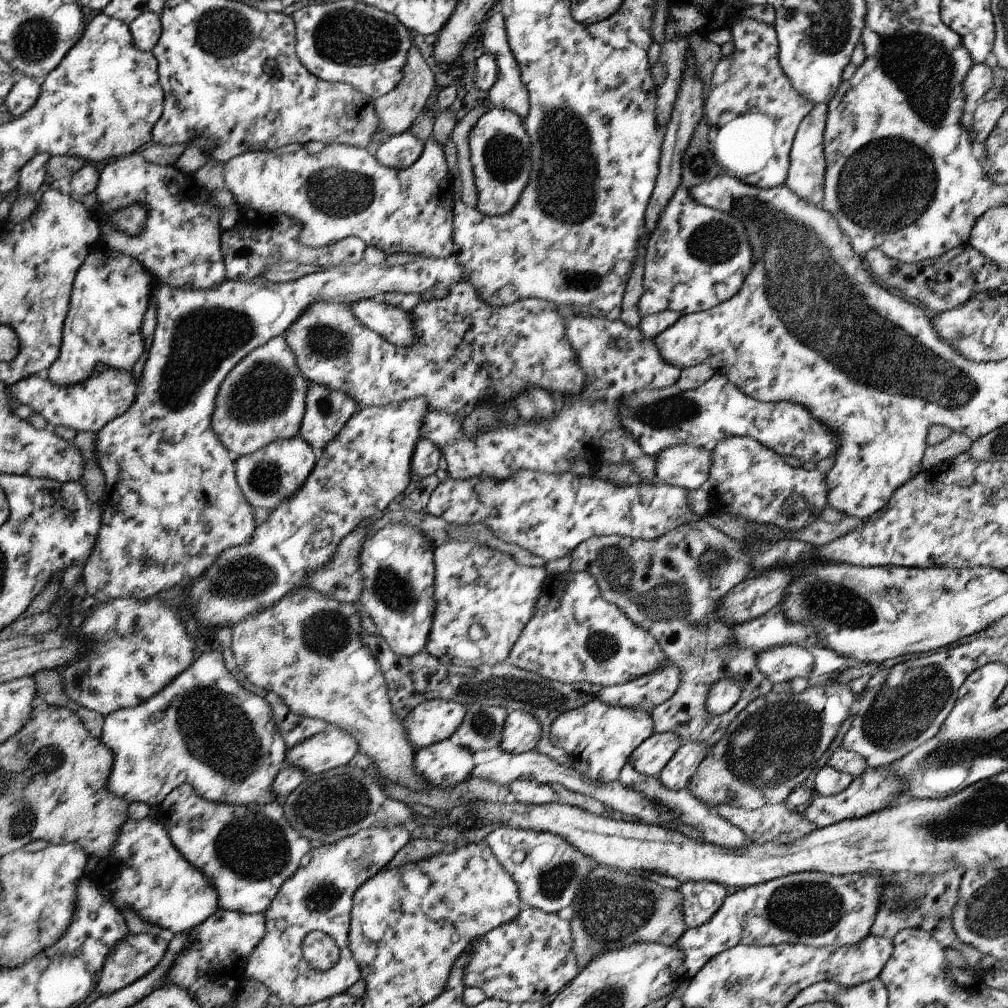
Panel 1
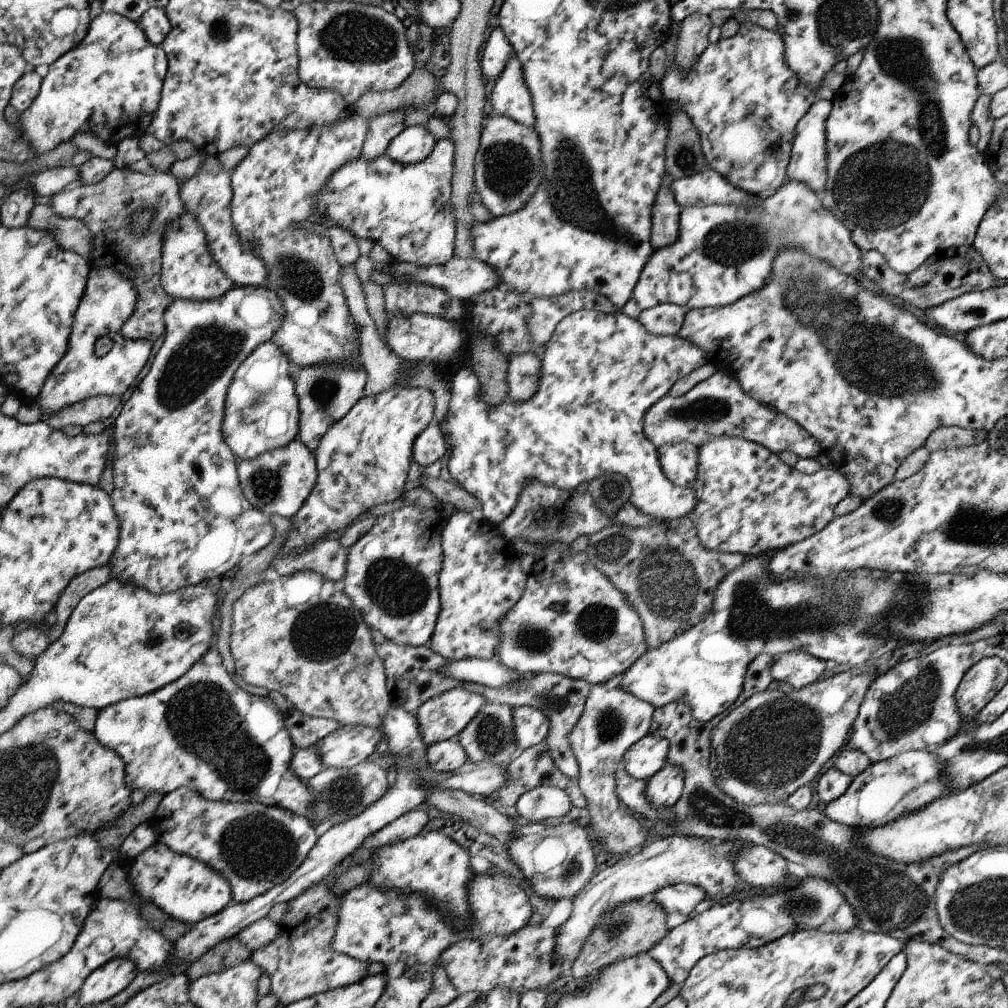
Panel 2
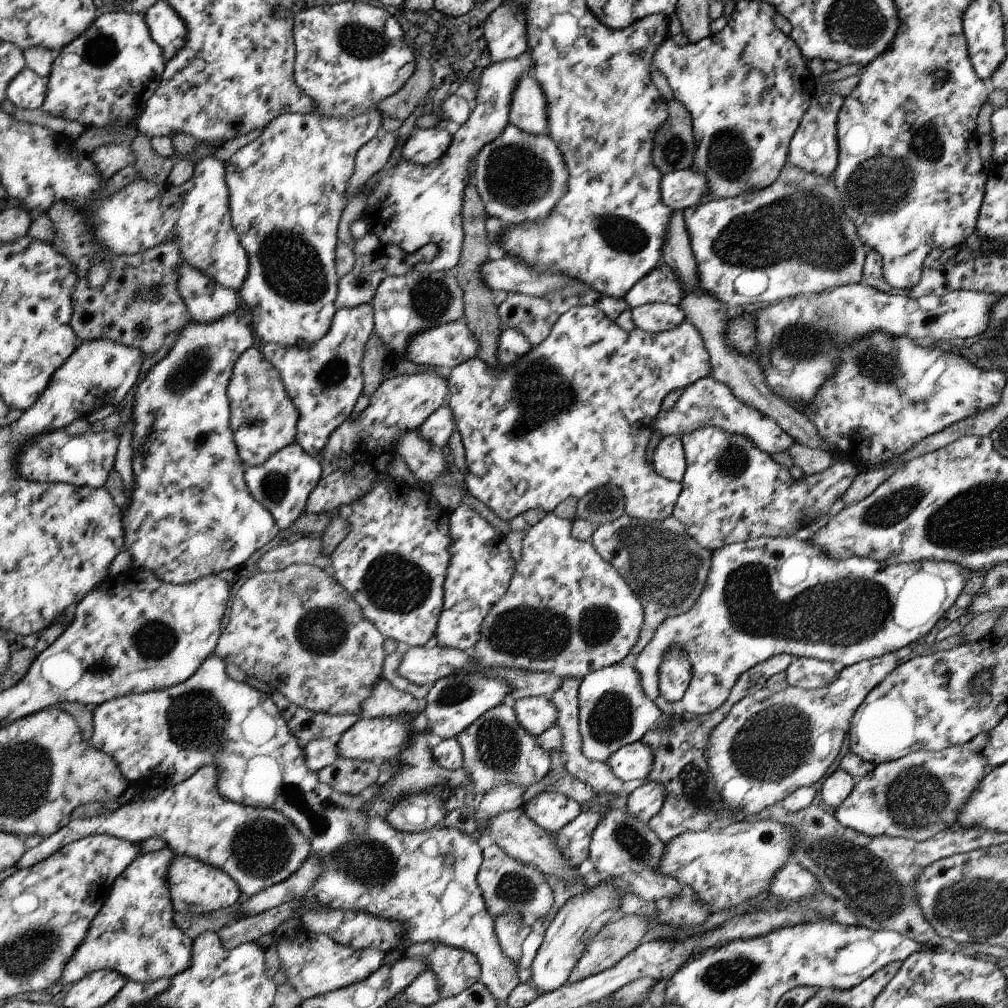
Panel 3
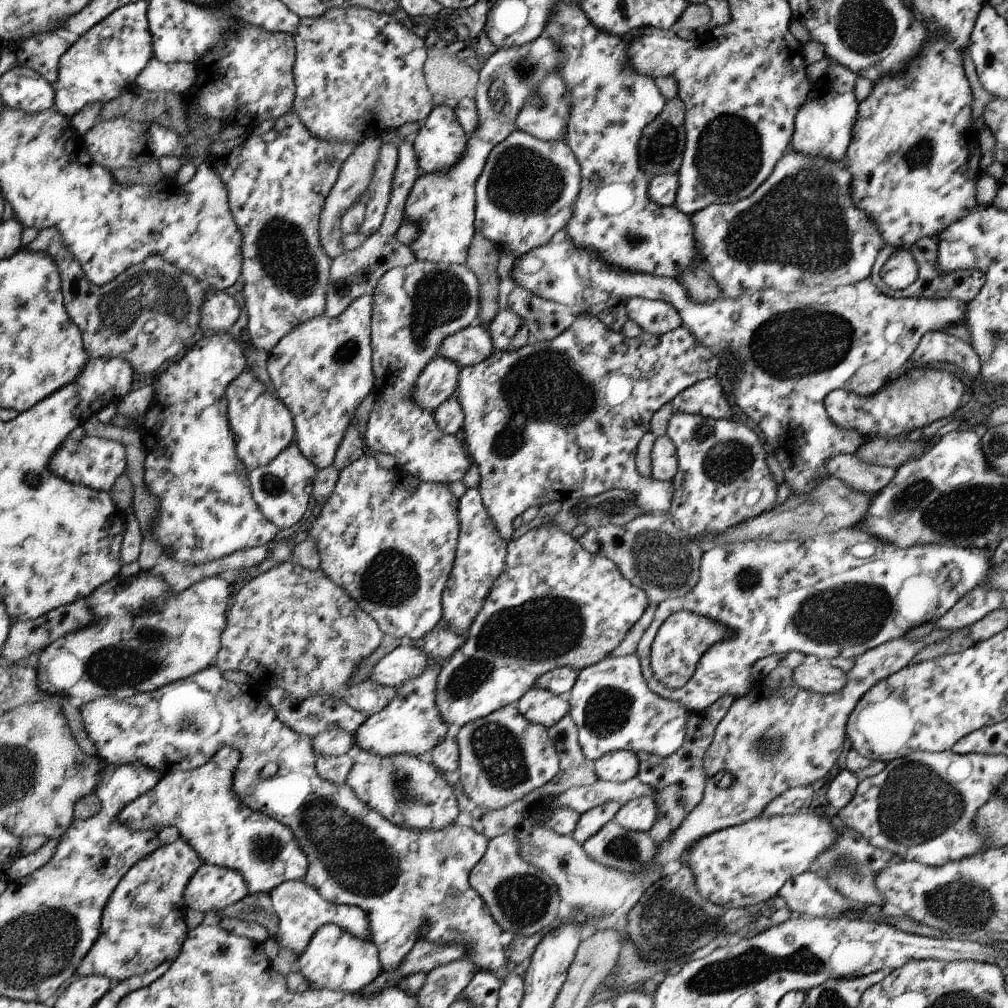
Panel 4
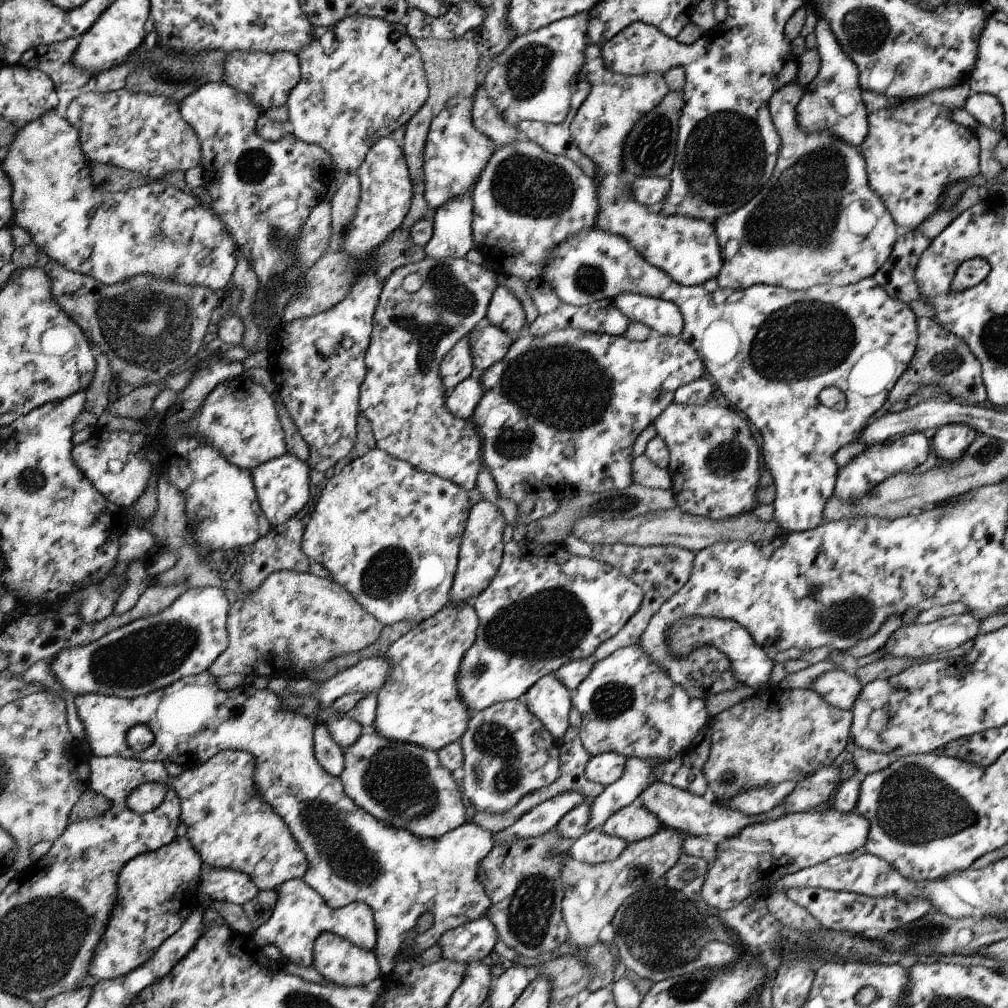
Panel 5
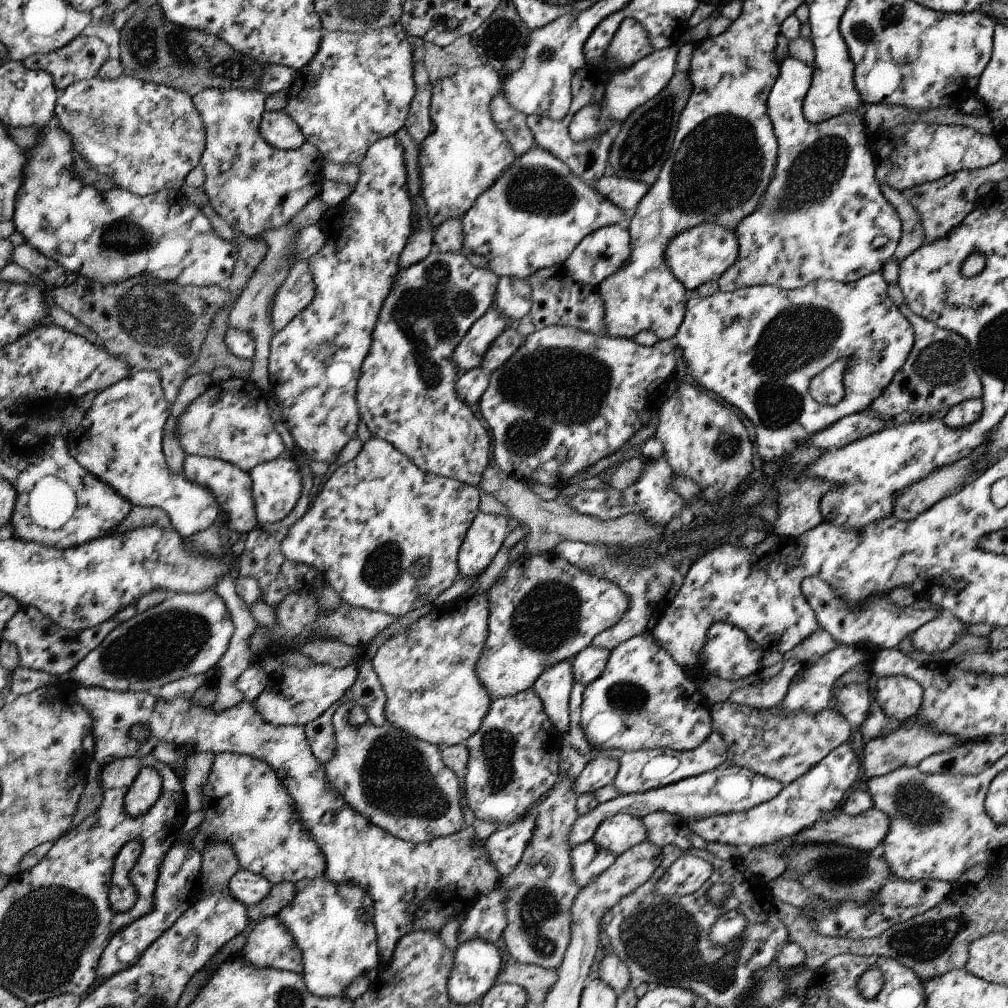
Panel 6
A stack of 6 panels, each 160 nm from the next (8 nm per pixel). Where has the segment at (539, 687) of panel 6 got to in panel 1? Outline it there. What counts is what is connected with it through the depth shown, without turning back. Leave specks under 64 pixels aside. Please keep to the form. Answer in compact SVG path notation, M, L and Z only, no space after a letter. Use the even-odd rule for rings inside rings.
M524 710L510 711L500 748L505 753L521 754L535 751L543 736L538 718Z

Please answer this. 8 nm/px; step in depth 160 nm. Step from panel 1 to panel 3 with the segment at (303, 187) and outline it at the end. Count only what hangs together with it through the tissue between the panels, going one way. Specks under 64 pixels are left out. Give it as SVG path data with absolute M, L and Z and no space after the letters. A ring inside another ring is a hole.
M530 50L520 54L517 58L502 60L501 62L489 62L482 70L478 80L478 91L475 93L475 102L472 105L470 117L458 132L452 135L452 144L440 160L428 164L428 166L415 164L402 160L394 168L380 170L372 180L368 180L366 188L369 189L366 210L362 214L362 219L368 226L368 232L375 234L381 243L394 244L400 246L406 253L417 252L427 244L436 244L438 250L432 262L422 262L414 266L416 272L447 271L459 264L463 254L464 242L464 218L462 217L462 206L464 206L464 190L468 184L468 174L473 171L473 163L486 144L490 144L503 135L505 128L510 123L512 94L524 72L532 70L532 56Z

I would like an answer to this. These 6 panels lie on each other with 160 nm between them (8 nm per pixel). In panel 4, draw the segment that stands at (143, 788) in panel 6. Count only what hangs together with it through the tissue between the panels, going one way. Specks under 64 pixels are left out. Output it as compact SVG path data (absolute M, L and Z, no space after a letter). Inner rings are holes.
M226 746L202 767L165 775L155 788L128 804L120 812L119 820L131 830L161 830L164 826L176 826L180 839L195 849L203 863L234 869L242 874L246 878L249 894L271 893L284 882L302 880L307 874L309 862L288 826L262 812L251 810L236 796L236 768L242 758L238 749Z

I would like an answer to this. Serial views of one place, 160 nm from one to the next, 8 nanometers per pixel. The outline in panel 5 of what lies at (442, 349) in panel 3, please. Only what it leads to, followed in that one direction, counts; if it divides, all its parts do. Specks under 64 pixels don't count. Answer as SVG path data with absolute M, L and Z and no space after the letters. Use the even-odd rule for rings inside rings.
M494 325L470 331L467 339L474 357L474 374L476 376L502 360L514 342L507 332Z

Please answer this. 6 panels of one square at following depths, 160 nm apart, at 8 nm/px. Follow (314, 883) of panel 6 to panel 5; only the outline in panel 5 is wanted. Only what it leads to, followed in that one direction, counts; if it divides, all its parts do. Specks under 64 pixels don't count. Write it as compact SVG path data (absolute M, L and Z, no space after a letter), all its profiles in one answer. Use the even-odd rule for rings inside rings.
M304 879L287 880L278 889L273 915L261 924L252 934L256 944L261 947L274 945L280 949L284 961L298 966L309 967L314 964L314 946L323 932L330 931L352 941L360 948L373 950L378 938L374 914L363 902L350 903L346 907L333 909Z

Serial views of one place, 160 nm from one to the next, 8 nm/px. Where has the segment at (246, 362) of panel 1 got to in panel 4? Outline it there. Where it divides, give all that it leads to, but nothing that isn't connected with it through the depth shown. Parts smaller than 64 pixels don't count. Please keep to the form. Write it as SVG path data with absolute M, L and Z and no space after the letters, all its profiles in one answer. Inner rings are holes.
M246 367L244 372L234 378L226 388L226 402L228 402L228 424L234 436L235 451L239 460L250 470L266 466L276 456L290 446L294 438L294 424L291 410L266 388L266 384Z

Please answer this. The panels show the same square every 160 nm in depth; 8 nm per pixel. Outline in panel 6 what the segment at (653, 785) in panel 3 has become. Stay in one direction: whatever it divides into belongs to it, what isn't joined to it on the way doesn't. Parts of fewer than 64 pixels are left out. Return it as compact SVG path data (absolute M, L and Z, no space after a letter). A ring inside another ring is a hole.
M618 813L606 818L591 839L599 847L610 849L617 857L648 838L649 830L641 817Z

